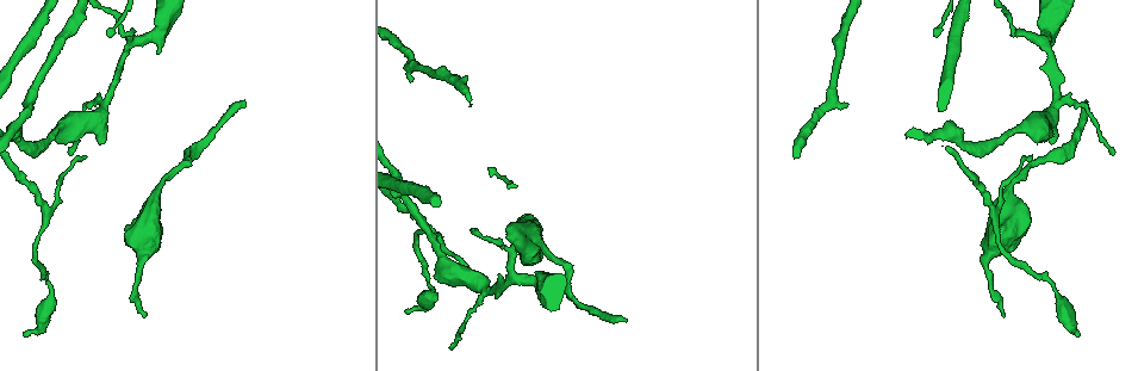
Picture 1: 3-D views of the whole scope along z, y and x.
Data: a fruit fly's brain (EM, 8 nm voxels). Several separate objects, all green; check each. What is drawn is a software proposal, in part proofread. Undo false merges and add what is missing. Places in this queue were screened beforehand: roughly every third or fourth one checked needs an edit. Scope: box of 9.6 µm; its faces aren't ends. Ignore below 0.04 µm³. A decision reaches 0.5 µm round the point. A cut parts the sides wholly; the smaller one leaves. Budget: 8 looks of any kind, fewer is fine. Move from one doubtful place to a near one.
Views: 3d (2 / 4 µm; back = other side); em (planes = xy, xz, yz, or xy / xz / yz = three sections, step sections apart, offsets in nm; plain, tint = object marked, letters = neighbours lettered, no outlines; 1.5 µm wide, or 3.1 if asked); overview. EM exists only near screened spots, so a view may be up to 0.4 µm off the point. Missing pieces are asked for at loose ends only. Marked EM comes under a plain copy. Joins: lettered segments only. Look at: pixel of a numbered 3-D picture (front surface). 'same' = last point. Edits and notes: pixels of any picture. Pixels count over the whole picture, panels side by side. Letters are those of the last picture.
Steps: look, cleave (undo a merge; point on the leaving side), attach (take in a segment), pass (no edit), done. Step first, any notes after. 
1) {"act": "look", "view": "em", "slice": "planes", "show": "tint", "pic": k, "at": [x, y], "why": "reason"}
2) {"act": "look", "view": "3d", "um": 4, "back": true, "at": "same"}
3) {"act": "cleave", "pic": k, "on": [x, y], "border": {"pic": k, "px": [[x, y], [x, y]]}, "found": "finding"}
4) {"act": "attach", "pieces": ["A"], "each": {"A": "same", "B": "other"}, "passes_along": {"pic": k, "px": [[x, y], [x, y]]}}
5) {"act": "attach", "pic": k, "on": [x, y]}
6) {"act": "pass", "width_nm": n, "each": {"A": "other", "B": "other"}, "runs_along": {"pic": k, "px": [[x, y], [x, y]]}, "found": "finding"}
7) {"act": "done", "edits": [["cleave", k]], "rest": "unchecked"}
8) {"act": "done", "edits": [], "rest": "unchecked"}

{"act": "look", "view": "3d", "um": 2, "pic": 1, "at": [244, 100], "why": "end of a long branch"}

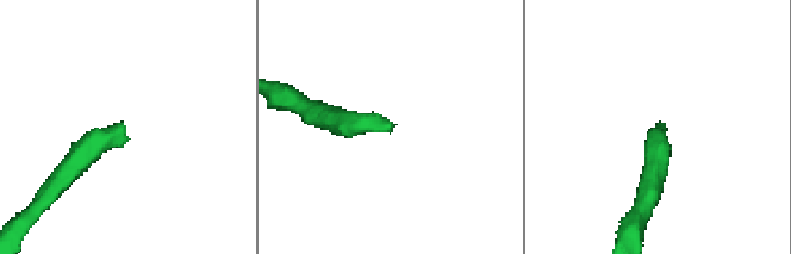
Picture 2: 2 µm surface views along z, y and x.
{"act": "look", "view": "em", "slice": "planes", "show": "letters", "pic": 2, "at": [390, 123]}

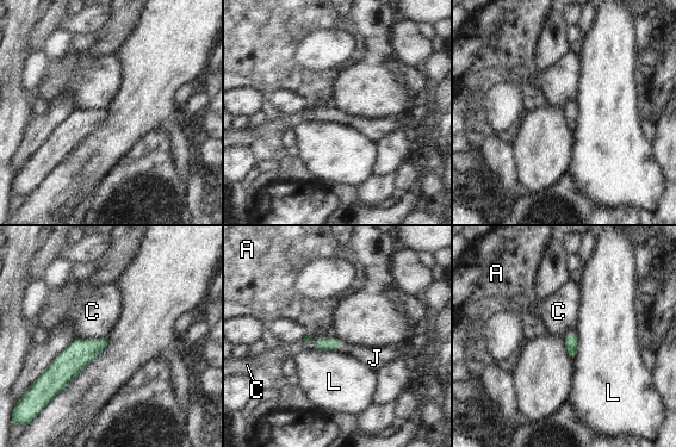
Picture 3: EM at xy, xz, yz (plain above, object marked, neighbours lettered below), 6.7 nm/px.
{"act": "attach", "pieces": ["J"], "width_nm": 90, "each": {"A": "other", "C": "other", "J": "same", "L": "other"}, "passes_along": {"pic": 3, "px": [[330, 343], [339, 346], [373, 358]]}, "found": "it goes on there"}

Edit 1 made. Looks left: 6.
{"act": "look", "view": "overview"}

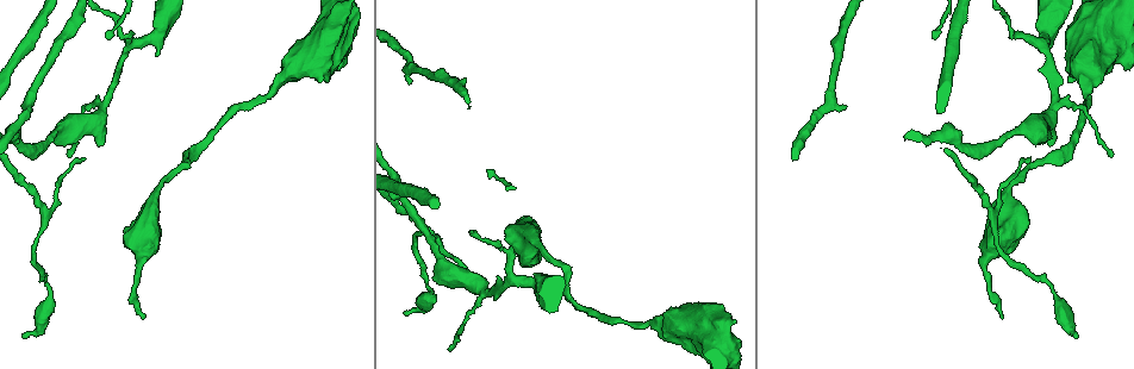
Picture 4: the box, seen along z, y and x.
{"act": "look", "view": "em", "slice": "planes", "show": "letters", "pic": 4, "at": [70, 154], "why": "branch stops here"}

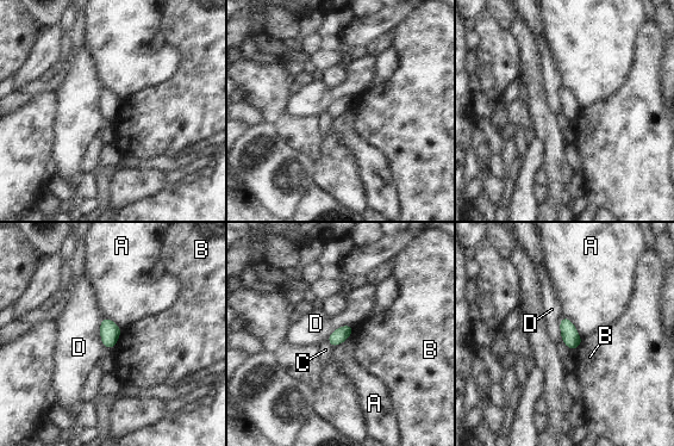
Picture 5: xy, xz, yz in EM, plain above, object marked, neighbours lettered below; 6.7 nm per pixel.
{"act": "pass", "each": {"A": "other", "B": "other", "C": "other", "D": "other"}, "border": {"pic": 5, "px": [[123, 332], [113, 347]]}, "found": "no lettered segment goes on from it"}

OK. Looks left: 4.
{"act": "look", "view": "3d", "um": 4, "pic": 4, "at": [406, 309], "why": "branch stops here"}

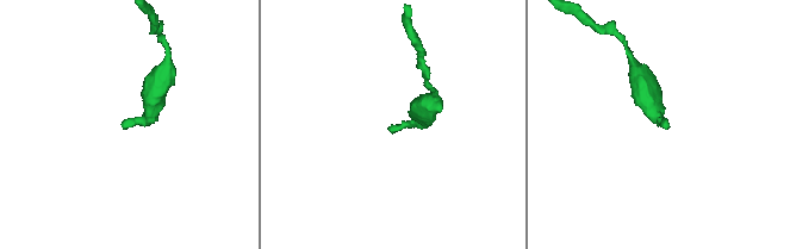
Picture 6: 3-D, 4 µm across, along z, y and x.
{"act": "look", "view": "em", "slice": "yz", "step": 8, "show": "tint", "pic": 6, "at": [123, 127], "why": "need the tissue"}

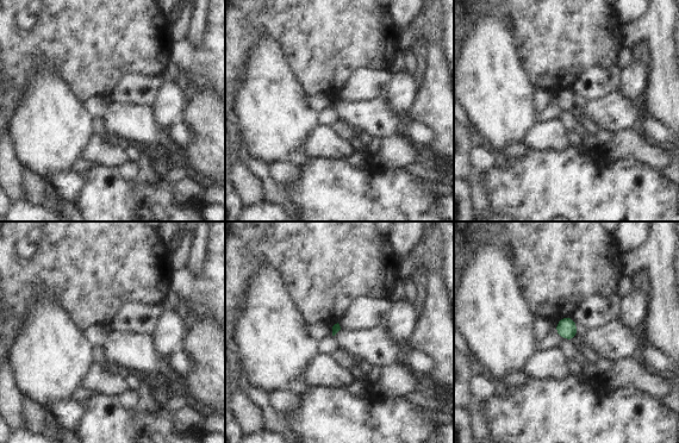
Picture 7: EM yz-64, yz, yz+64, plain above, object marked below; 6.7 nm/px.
{"act": "look", "view": "em", "slice": "planes", "show": "letters", "at": "same"}

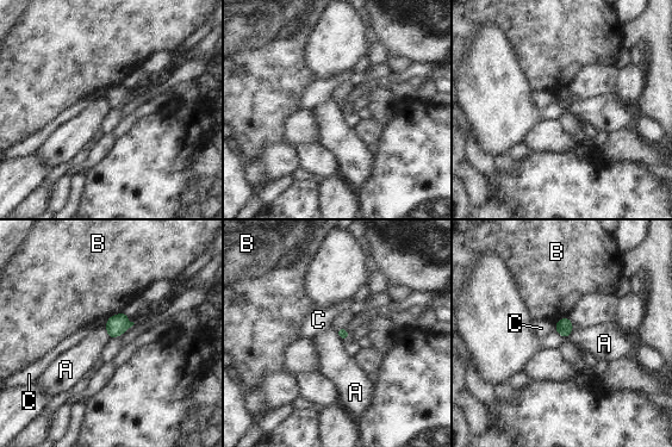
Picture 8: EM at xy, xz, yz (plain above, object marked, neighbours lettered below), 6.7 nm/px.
{"act": "pass", "each": {"A": "other", "B": "other", "C": "other"}, "border": {"pic": 8, "px": [[335, 330], [346, 342]]}, "found": "none of them fits"}

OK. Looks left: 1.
{"act": "done", "edits": [["attach", 3]], "rest": "unchecked"}

